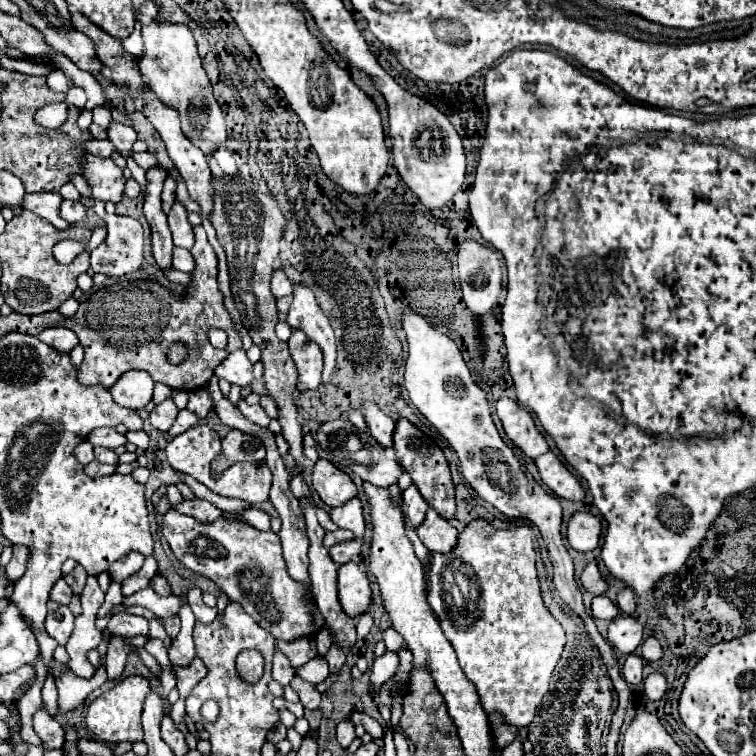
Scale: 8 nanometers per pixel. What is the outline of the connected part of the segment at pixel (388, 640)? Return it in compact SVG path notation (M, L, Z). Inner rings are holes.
M389 626L389 628L385 630L385 634L383 634L383 642L385 642L387 650L389 650L389 652L395 652L395 654L401 652L403 648L407 648L403 636L401 636L393 626Z

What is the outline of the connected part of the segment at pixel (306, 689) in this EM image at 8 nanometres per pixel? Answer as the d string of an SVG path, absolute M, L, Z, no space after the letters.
M295 676L295 678L293 678L293 682L291 682L291 686L297 690L299 700L301 700L301 704L303 704L305 708L315 710L315 708L319 706L319 692L315 690L315 686L313 686L313 684L309 684L309 682L301 680L299 676Z

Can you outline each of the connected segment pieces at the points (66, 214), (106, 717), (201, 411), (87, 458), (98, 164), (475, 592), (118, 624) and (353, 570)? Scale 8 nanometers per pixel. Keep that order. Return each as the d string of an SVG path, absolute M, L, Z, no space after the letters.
M63 200L59 206L59 216L63 220L67 220L69 224L81 222L85 218L85 208L81 202L73 202L73 200Z
M127 676L123 680L119 680L117 686L113 686L107 694L99 696L97 700L93 700L89 704L85 722L89 732L103 742L139 742L143 740L143 728L141 728L141 710L143 710L143 702L147 698L147 694L151 692L149 680L143 676Z
M199 388L199 390L193 390L189 394L189 404L187 404L187 410L189 412L195 412L199 418L205 418L211 410L211 396L205 388Z
M83 440L77 448L75 448L75 456L77 456L77 460L81 462L81 464L89 464L89 462L93 462L93 446L91 446L91 442L89 440Z
M87 154L83 158L83 176L93 190L93 198L107 200L119 204L123 200L125 178L121 168L113 164L109 158L95 158Z
M473 520L459 534L457 548L451 554L431 554L427 582L431 586L431 608L435 608L441 630L459 654L465 676L477 686L481 700L487 700L487 712L499 710L507 724L519 728L531 724L565 646L565 632L541 598L531 528L497 530L487 520Z
M119 612L109 620L111 634L121 634L121 636L145 636L149 638L149 622L141 616L133 616L127 612Z
M347 562L339 568L337 574L339 602L347 616L357 618L369 610L371 604L371 586L359 564Z

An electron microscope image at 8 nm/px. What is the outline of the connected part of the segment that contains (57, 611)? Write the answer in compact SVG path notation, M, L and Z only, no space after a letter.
M55 600L47 602L47 620L45 620L45 632L55 638L61 646L67 644L71 632L73 632L73 612L69 610L69 606L63 604L55 604Z

